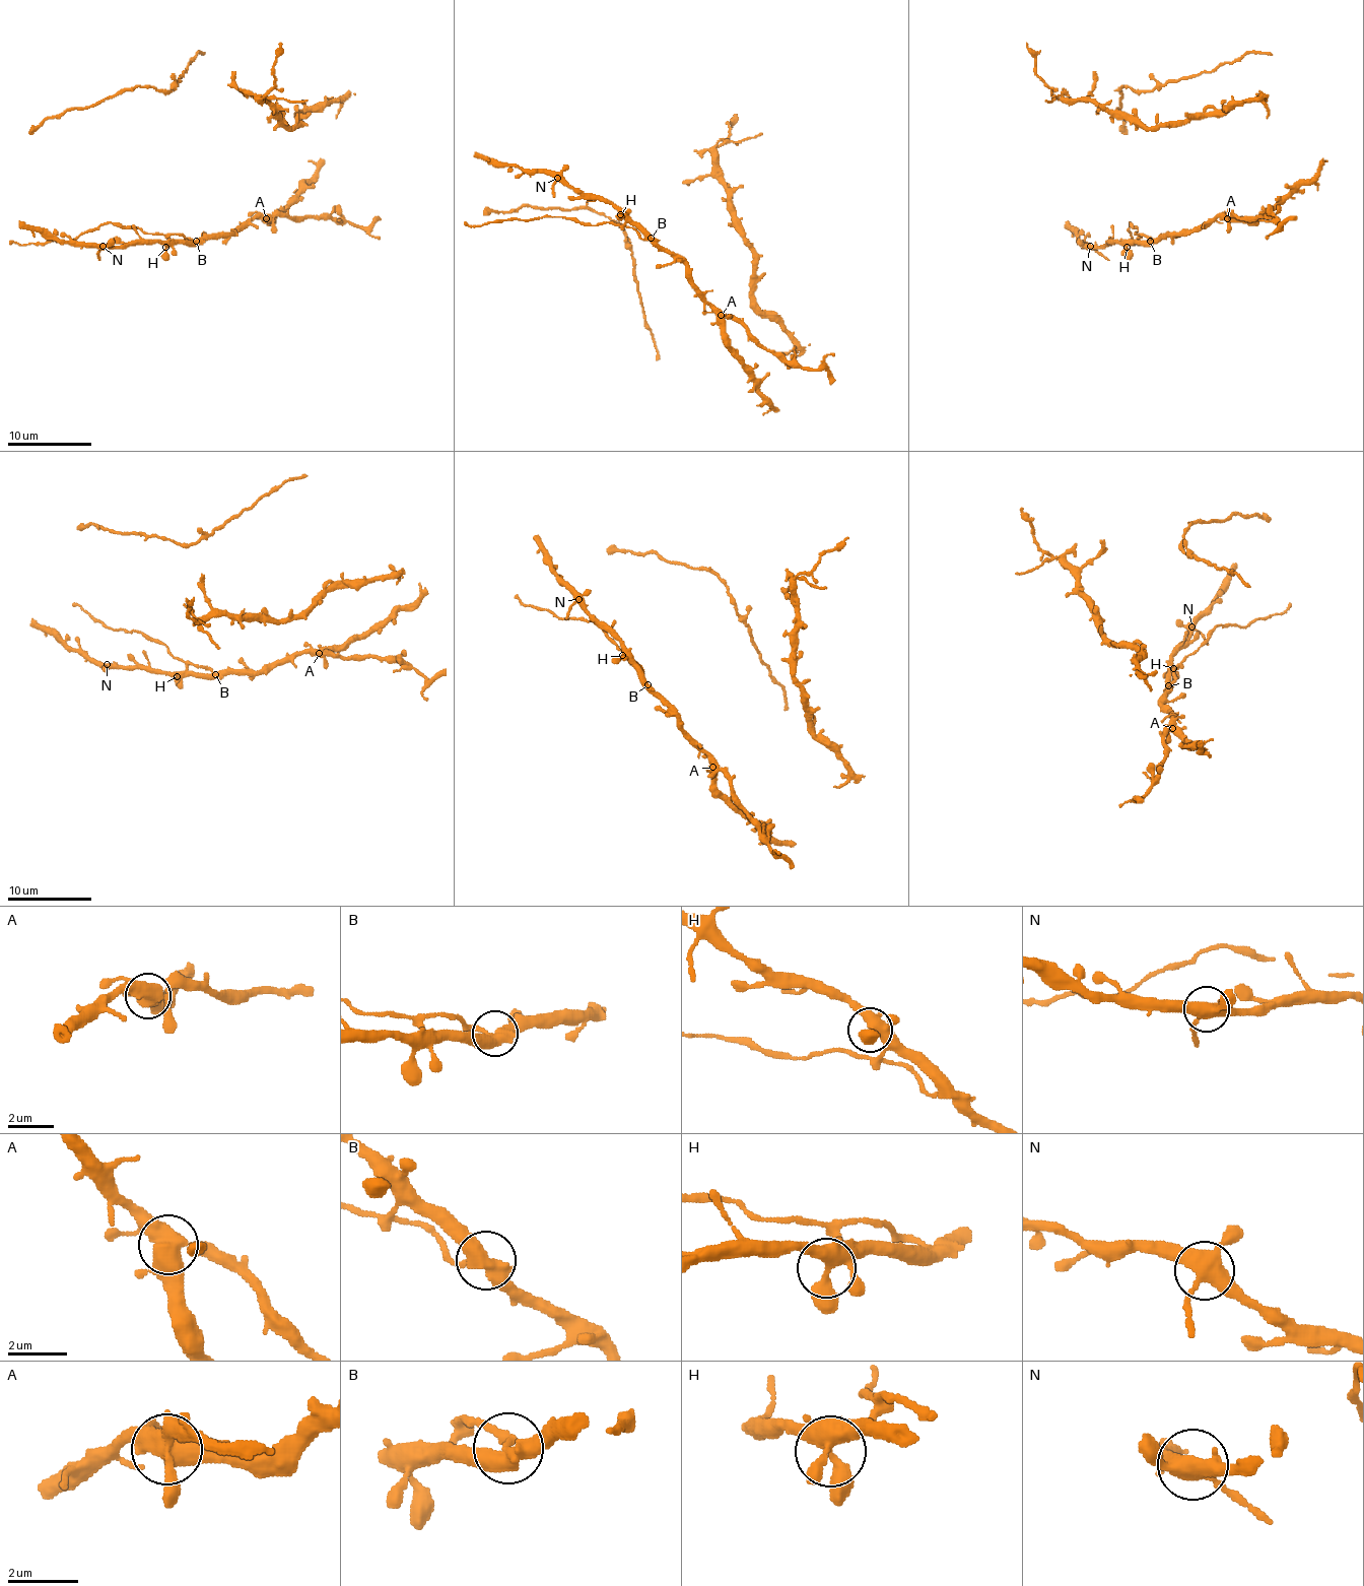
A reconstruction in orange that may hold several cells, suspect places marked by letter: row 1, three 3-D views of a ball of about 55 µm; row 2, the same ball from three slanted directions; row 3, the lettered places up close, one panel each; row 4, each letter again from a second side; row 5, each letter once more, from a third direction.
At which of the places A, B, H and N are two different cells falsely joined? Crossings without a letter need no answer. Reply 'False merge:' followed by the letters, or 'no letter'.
False merge: A, B

